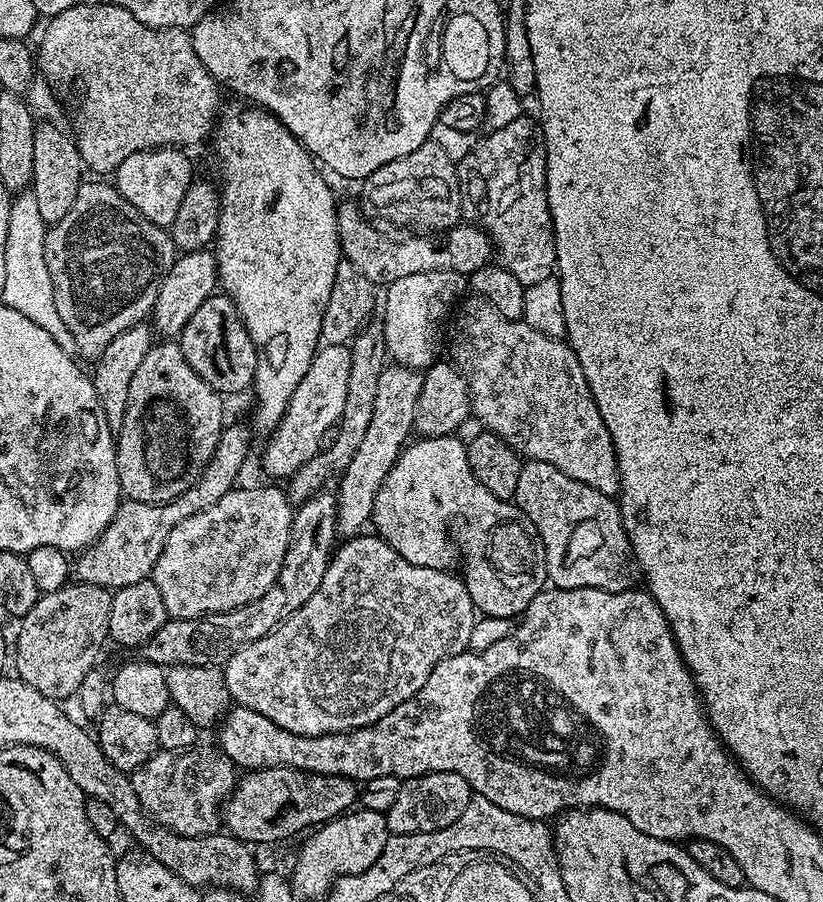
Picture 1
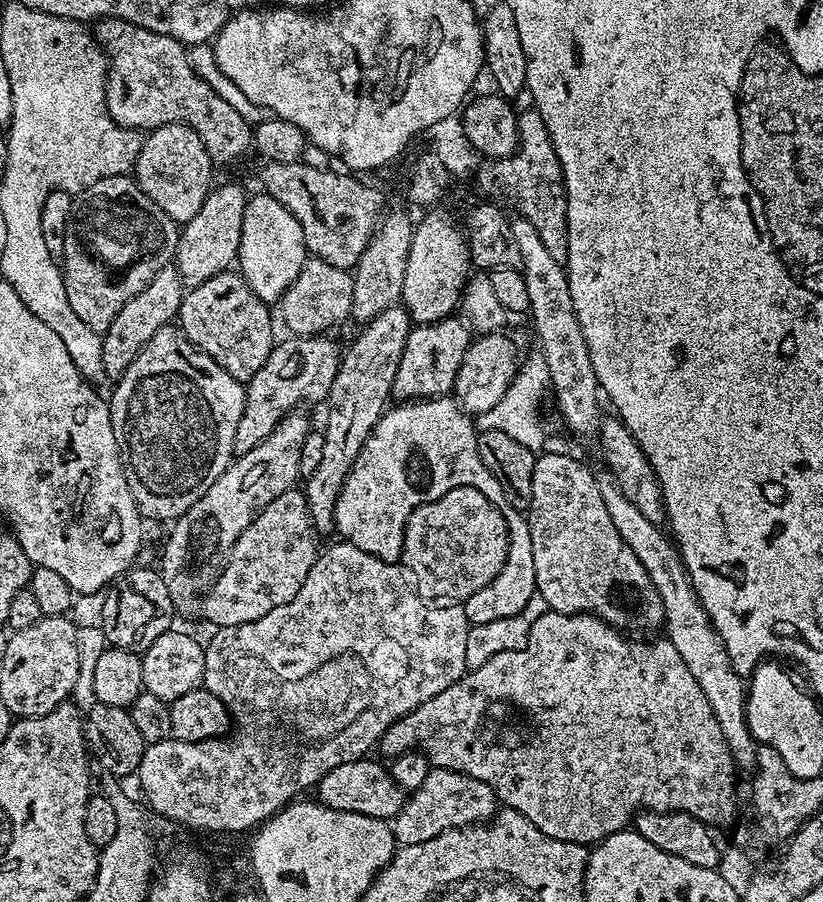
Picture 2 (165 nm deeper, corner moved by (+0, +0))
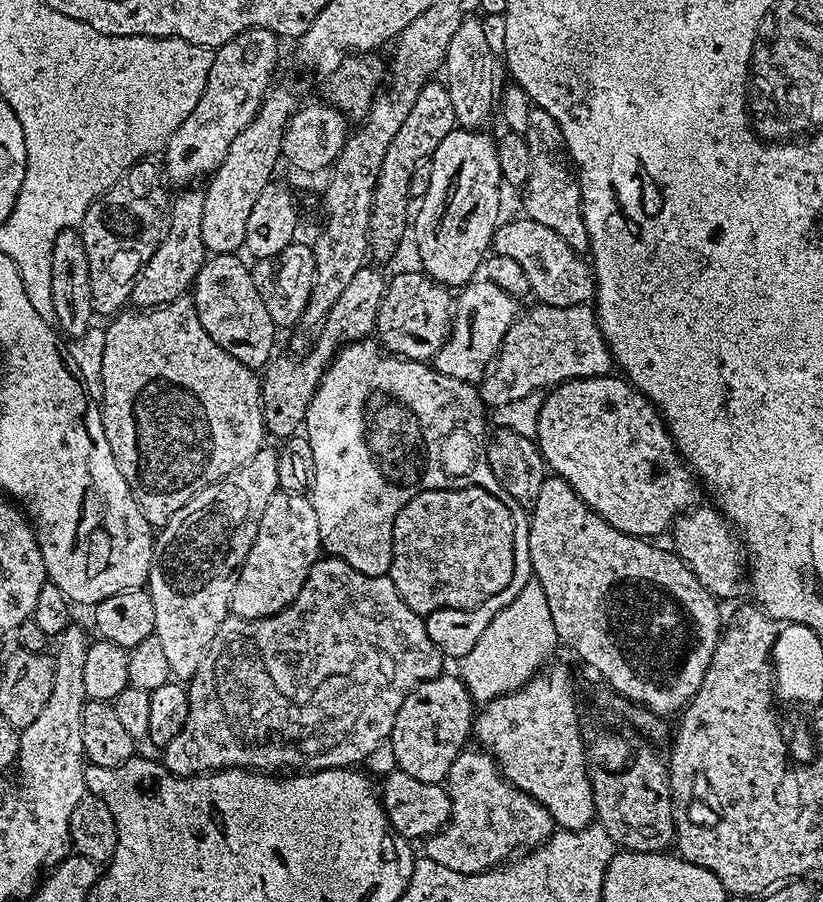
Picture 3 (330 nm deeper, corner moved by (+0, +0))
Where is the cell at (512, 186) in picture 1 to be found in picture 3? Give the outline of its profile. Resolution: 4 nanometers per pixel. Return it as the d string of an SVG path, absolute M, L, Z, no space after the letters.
M536 108L532 113L531 124L523 134L529 144L530 174L522 187L524 193L524 212L527 219L542 222L570 246L570 250L584 254L589 251L586 222L582 214L582 198L580 197L580 181L577 173L570 167L570 157L565 151L562 130L546 110Z

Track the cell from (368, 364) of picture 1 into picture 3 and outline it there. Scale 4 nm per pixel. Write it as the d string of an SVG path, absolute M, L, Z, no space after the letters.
M429 82L422 86L406 122L402 122L394 142L386 149L386 158L382 158L382 170L378 170L378 182L374 186L374 198L368 223L368 251L373 257L388 260L396 252L396 247L404 240L404 231L410 228L410 178L414 178L414 166L428 160L438 150L438 142L446 138L457 127L454 118L454 105L443 83Z

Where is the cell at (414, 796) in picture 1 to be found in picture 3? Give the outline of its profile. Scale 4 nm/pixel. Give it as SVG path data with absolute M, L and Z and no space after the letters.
M465 750L458 758L454 758L454 766L450 766L450 774L446 781L448 797L452 803L452 816L440 831L423 841L423 859L438 862L438 866L446 866L449 870L458 870L458 874L478 874L499 868L511 861L517 854L525 850L537 848L543 844L554 831L550 814L530 794L518 790L500 773L496 761L483 750Z

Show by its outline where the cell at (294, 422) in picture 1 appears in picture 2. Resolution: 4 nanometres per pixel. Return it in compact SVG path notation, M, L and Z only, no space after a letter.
M300 410L288 413L266 442L236 456L214 486L210 486L210 490L206 490L206 494L202 494L202 498L198 498L198 502L194 502L194 506L169 527L172 529L160 556L158 571L166 582L166 590L170 590L172 605L181 613L192 612L195 608L197 611L198 601L212 589L220 571L228 565L228 556L242 530L246 530L246 526L250 526L256 515L270 506L278 494L297 483L304 443L308 440L308 420L302 413Z

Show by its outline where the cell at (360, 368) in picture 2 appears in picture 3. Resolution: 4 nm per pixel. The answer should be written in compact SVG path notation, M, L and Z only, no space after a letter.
M420 270L415 271L400 272L393 280L391 277L387 281L374 332L385 352L394 356L402 356L405 360L428 362L435 357L436 352L448 339L448 330L454 319L454 296L445 285L439 284L431 276Z

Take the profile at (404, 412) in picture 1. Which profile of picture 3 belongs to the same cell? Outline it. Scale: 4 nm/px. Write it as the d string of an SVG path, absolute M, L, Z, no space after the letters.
M476 278L463 285L454 300L454 319L448 330L448 339L436 352L434 367L450 378L479 385L480 381L487 376L493 360L500 354L500 347L506 338L506 330L510 330L512 323L518 319L516 304L518 304L517 297L506 294L506 290L498 290L498 286L494 286L494 282L490 282L487 278Z

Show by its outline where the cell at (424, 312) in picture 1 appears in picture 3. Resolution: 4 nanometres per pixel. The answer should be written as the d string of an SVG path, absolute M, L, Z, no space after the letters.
M457 127L430 158L430 190L414 212L419 267L432 279L456 290L481 271L492 247L492 235L500 216L500 176L497 141L484 130Z

